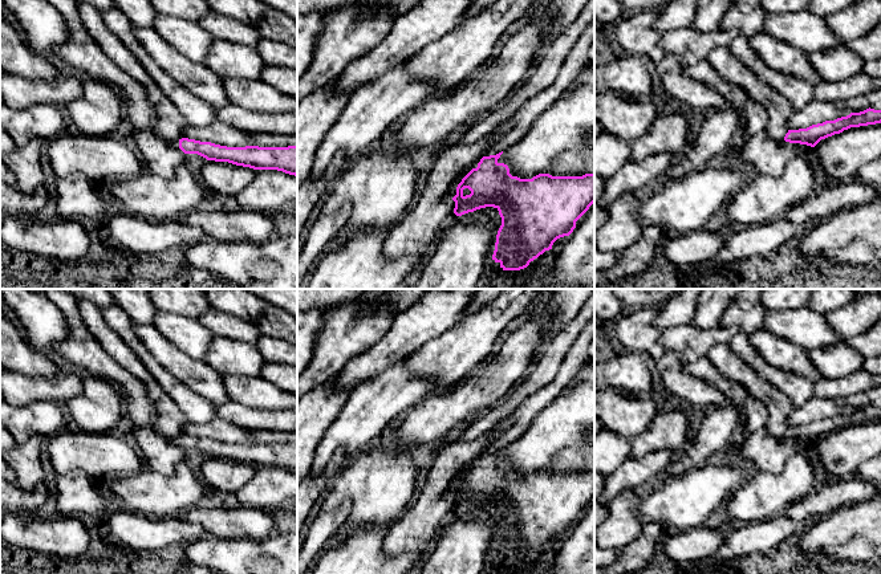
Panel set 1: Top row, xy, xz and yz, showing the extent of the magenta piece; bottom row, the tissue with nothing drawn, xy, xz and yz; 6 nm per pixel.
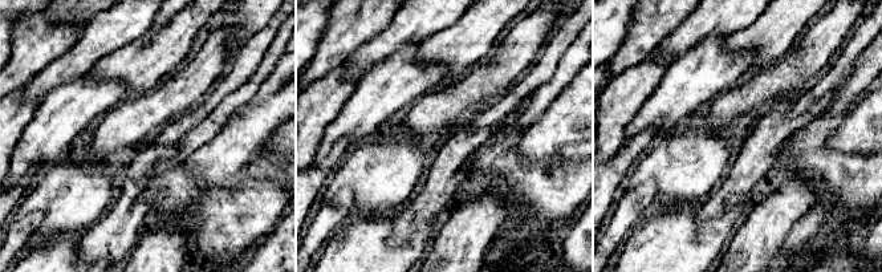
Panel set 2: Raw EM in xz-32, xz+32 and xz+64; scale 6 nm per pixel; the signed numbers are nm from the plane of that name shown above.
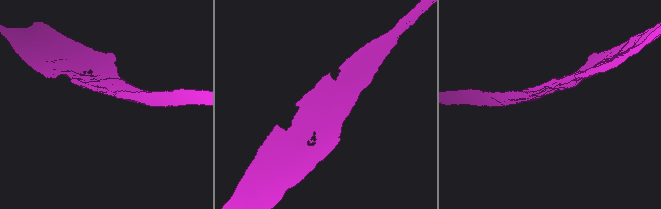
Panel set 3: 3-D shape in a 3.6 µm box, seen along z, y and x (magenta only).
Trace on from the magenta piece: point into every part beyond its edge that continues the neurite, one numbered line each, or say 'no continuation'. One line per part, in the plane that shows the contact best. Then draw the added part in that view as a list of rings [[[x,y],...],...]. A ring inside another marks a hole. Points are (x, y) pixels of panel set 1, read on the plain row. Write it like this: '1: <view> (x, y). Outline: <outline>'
no continuation

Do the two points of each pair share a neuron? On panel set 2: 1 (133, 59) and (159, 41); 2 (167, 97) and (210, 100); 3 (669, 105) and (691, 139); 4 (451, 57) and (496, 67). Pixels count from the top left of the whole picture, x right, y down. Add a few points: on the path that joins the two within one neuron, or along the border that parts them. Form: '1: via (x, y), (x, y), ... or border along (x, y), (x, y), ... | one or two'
1: via (139, 59), (153, 48) | one
2: border along (220, 74), (194, 105), (175, 117) | two
3: border along (677, 129), (657, 138) | two
4: border along (476, 63), (466, 72), (450, 80) | two

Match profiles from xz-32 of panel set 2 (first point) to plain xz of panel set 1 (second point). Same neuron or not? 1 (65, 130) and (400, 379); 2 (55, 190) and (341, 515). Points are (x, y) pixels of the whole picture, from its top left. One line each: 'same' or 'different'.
1: same
2: different

